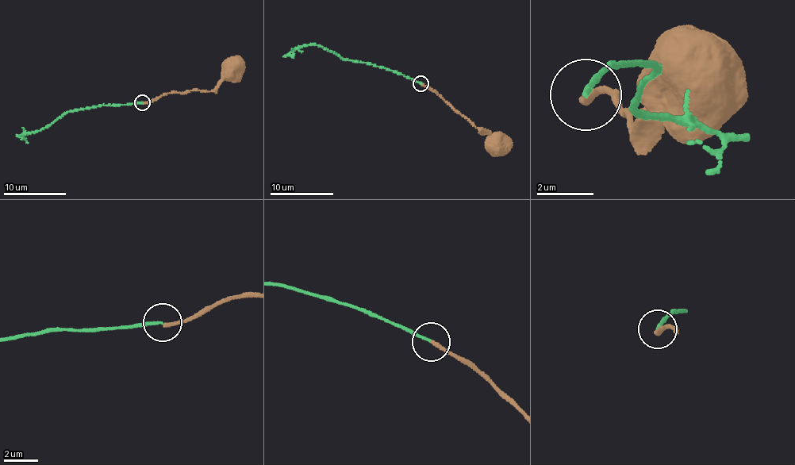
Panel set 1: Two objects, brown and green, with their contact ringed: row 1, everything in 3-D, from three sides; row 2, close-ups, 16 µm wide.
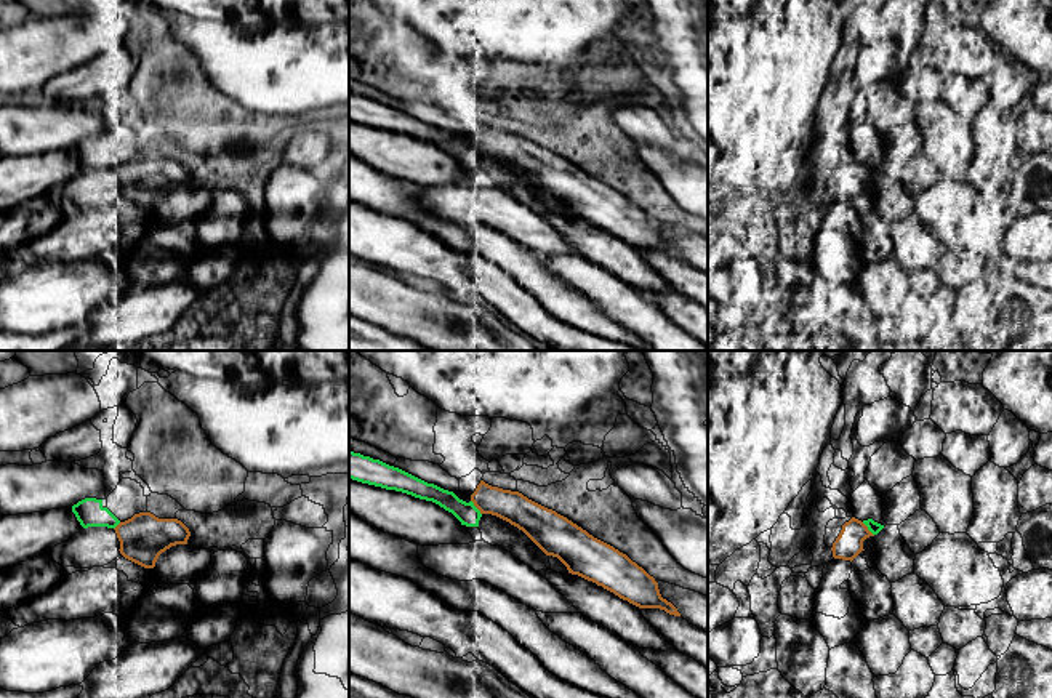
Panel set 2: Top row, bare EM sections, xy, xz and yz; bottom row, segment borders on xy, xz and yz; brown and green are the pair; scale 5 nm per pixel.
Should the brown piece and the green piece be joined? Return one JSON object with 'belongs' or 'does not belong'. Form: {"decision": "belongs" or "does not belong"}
{"decision": "does not belong"}

